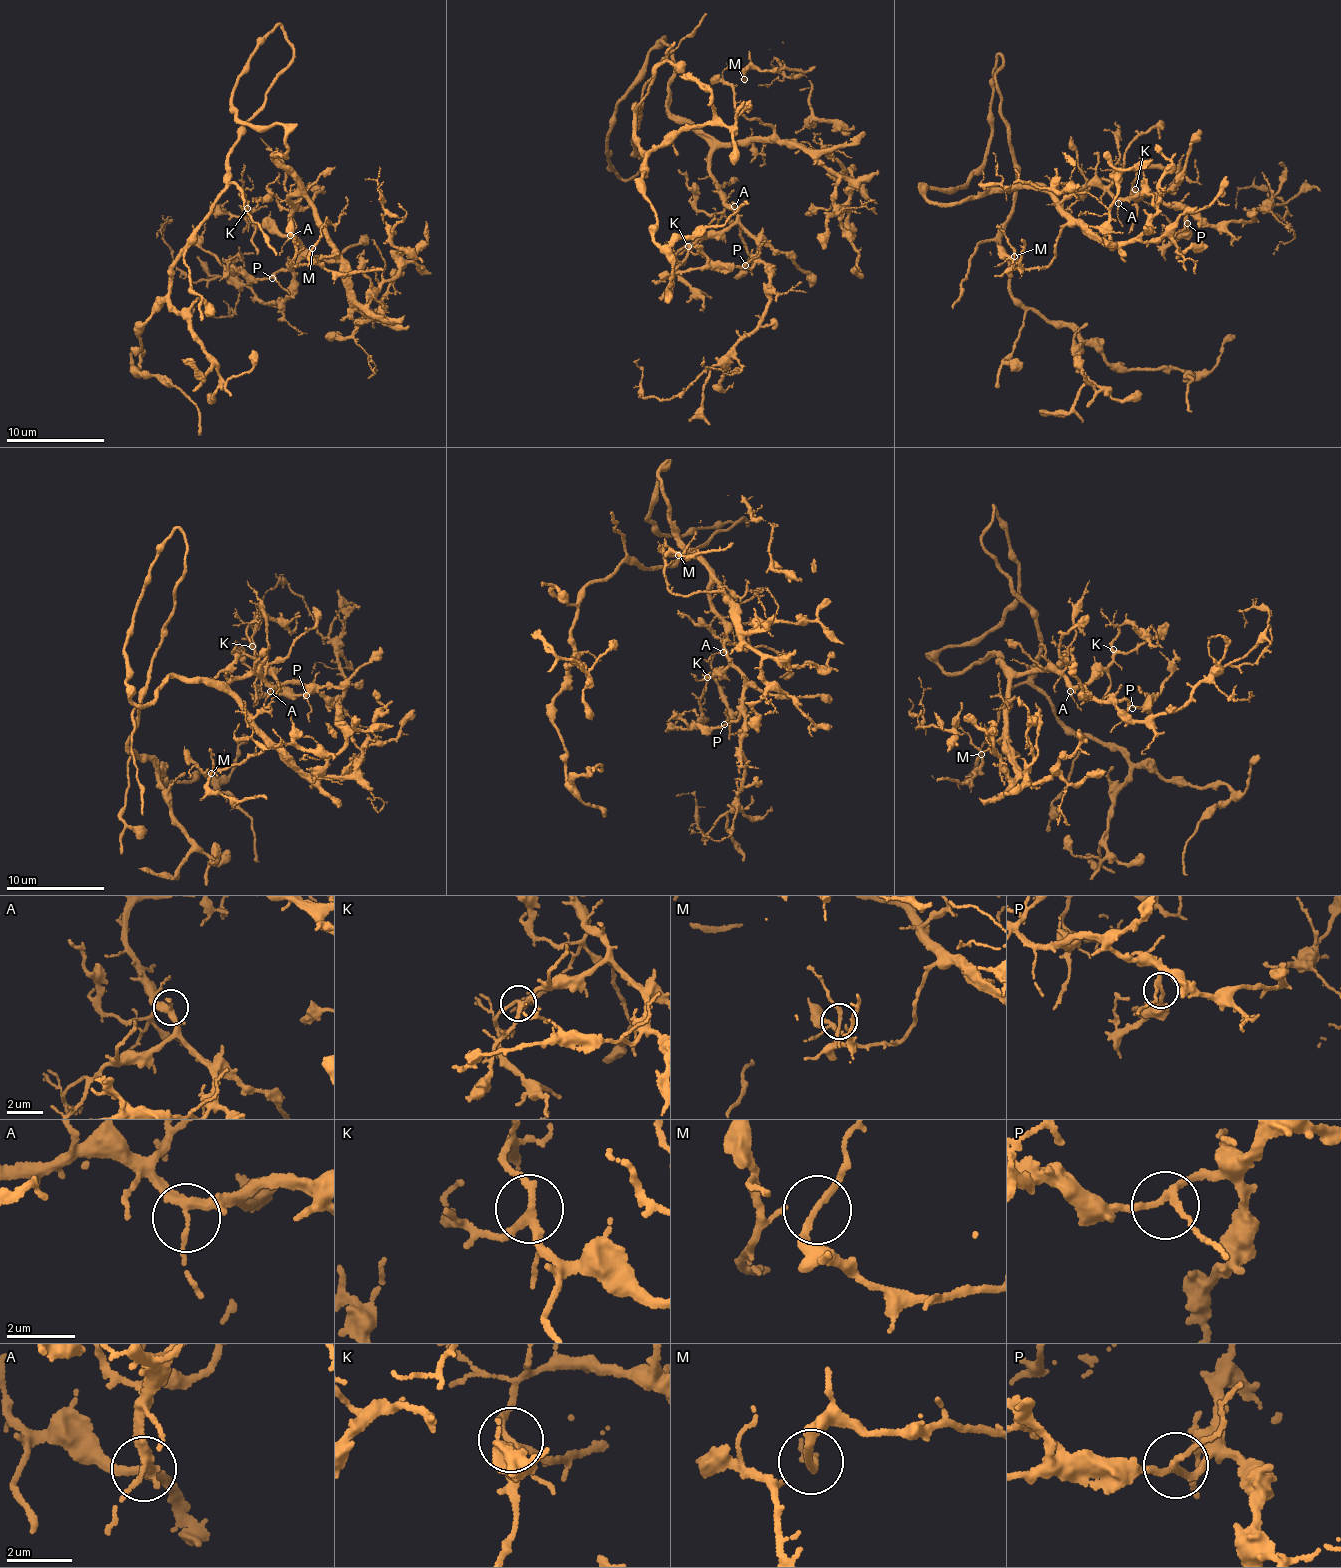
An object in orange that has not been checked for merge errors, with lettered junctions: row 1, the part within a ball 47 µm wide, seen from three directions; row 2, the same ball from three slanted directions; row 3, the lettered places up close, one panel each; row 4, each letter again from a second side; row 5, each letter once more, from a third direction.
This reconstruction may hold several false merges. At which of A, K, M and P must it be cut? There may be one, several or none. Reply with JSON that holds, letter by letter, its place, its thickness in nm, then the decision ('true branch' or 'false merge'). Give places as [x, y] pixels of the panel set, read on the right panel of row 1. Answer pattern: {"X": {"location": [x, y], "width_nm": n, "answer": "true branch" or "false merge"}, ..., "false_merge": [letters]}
{"A": {"location": [1118, 203], "width_nm": 240, "answer": "true branch"}, "K": {"location": [1135, 189], "width_nm": 200, "answer": "true branch"}, "M": {"location": [1014, 256], "width_nm": 150, "answer": "true branch"}, "P": {"location": [1187, 223], "width_nm": 170, "answer": "true branch"}, "false_merge": []}

